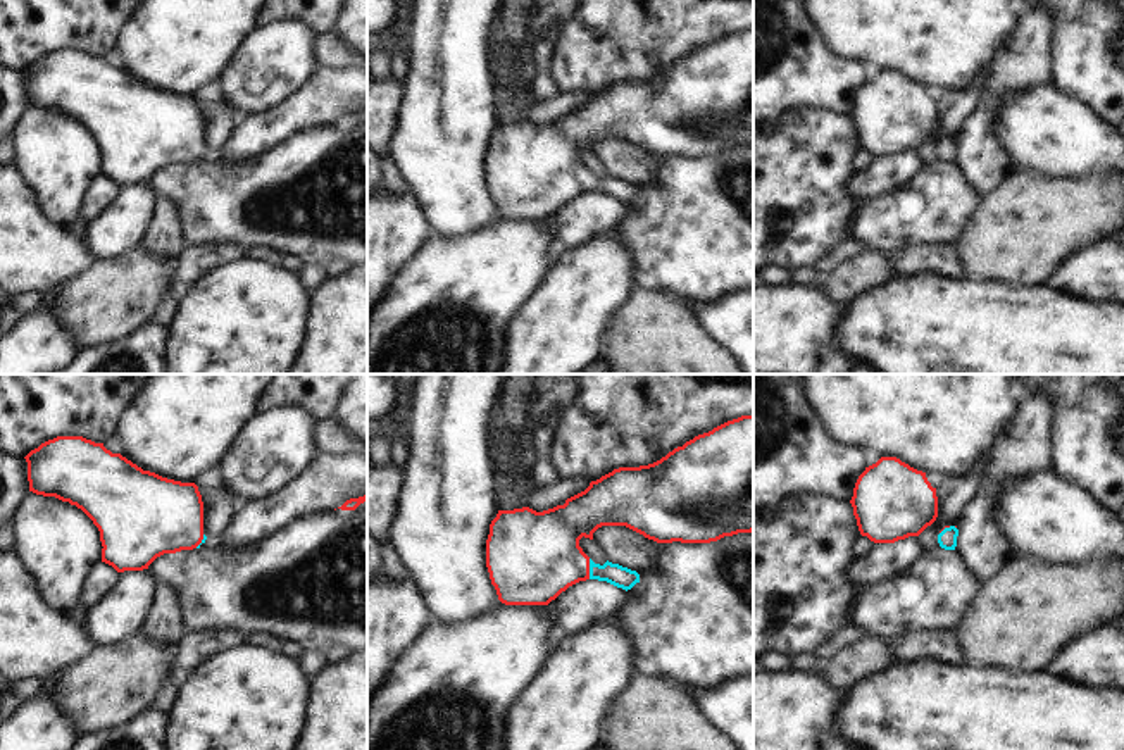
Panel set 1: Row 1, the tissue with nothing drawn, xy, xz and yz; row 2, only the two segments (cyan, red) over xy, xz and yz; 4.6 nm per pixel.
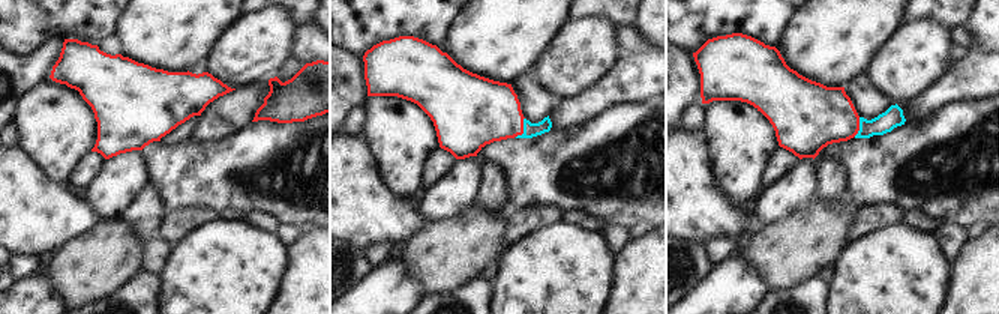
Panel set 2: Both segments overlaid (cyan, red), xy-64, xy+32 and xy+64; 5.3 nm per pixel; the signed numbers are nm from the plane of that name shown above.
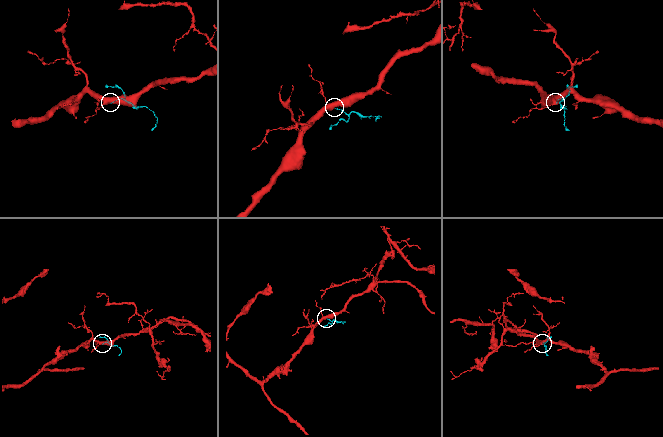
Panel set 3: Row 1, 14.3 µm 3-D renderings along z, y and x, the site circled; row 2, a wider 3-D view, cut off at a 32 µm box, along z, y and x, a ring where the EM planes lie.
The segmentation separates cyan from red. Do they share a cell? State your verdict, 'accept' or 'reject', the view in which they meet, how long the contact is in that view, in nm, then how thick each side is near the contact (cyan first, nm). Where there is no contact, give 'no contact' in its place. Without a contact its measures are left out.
accept | xz | 100 nm | 100/400 nm

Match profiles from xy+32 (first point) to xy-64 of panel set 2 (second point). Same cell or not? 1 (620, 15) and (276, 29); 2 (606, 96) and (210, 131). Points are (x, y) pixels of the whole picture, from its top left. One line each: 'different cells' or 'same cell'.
1: different cells
2: same cell

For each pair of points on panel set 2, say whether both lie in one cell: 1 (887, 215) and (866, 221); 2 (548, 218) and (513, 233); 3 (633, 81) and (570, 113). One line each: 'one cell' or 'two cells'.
1: one cell
2: one cell
3: one cell

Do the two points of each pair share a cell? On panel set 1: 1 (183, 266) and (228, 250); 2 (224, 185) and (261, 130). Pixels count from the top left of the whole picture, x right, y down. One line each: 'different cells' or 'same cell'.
1: same cell
2: different cells

